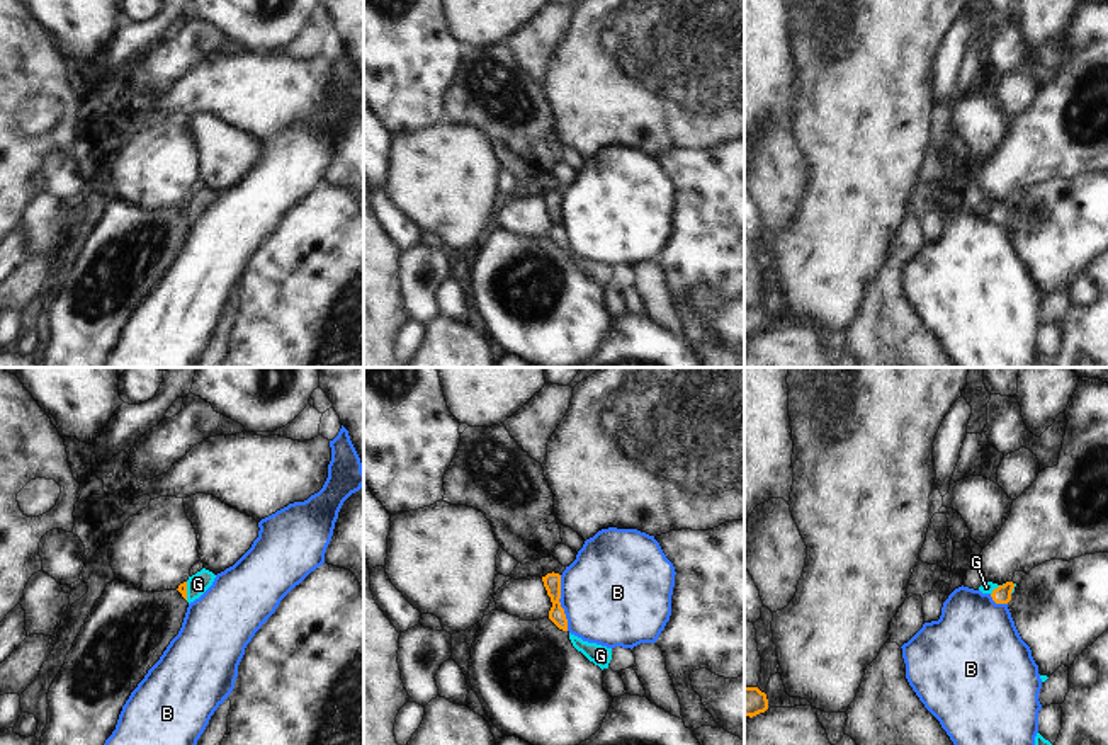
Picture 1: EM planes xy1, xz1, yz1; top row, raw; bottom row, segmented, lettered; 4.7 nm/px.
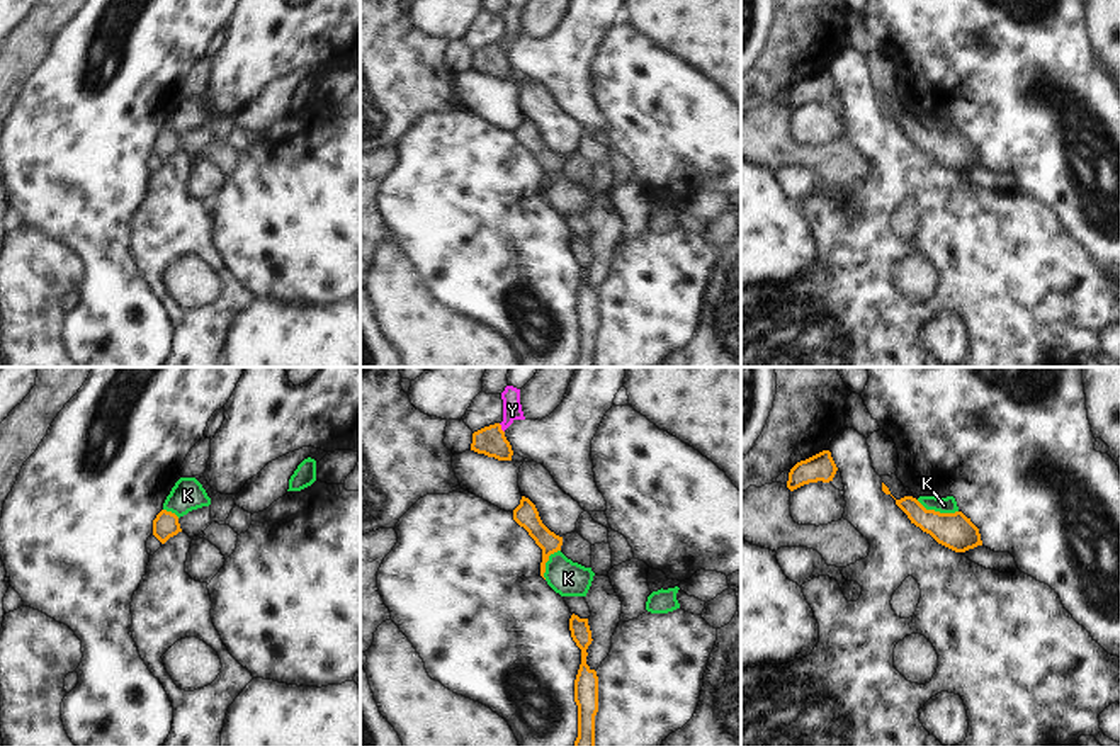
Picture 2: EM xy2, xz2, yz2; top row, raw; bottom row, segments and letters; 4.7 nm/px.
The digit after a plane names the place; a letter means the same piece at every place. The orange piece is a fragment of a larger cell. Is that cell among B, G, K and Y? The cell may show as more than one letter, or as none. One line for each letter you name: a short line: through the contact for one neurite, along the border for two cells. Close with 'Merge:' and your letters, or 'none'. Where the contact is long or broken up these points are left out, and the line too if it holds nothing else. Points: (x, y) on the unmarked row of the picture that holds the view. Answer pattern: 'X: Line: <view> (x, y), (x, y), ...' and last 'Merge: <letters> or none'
G: Line: xy1 (182, 206), (186, 210), (197, 203)
Merge: G

